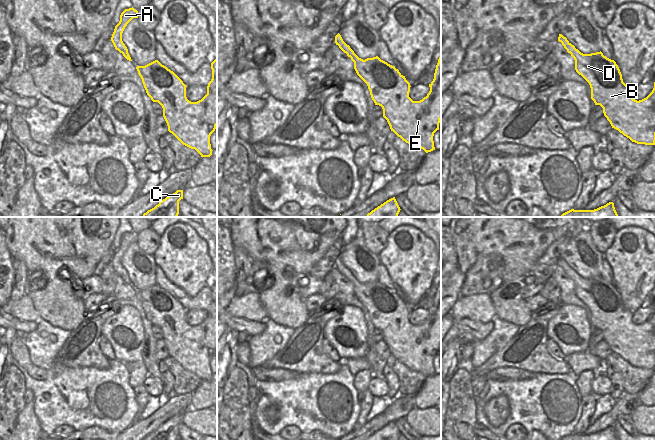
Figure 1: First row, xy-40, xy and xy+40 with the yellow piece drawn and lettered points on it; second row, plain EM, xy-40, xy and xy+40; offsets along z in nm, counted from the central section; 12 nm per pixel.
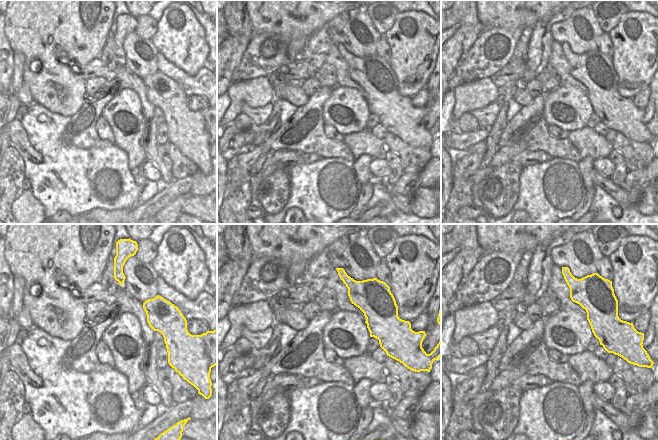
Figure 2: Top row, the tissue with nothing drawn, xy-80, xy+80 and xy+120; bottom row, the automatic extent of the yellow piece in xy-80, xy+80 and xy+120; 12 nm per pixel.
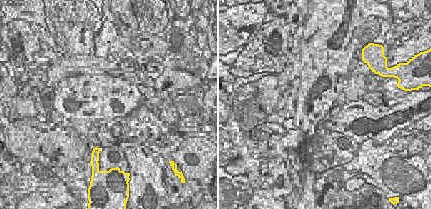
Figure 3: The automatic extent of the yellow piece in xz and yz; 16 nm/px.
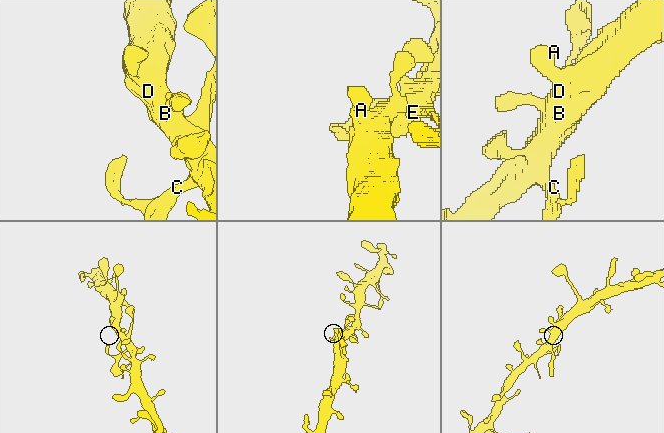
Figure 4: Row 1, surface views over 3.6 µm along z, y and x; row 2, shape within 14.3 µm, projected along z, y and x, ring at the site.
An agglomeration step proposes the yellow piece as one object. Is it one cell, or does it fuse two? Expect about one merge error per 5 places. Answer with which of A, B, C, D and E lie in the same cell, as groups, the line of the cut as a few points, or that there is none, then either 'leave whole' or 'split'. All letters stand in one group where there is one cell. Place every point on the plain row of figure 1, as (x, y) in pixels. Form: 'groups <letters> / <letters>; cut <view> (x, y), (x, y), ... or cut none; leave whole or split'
groups A B C D E; cut none; leave whole

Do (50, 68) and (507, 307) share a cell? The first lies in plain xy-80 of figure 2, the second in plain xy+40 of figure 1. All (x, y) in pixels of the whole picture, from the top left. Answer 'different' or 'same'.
same

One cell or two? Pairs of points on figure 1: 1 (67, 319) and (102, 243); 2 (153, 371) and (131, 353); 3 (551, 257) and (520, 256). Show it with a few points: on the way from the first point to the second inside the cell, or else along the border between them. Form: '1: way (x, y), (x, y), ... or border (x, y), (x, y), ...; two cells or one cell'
1: way (56, 294), (54, 270), (61, 263), (82, 263); one cell
2: border (144, 340), (142, 362), (149, 375); two cells
3: border (556, 240), (537, 260), (530, 273); two cells

